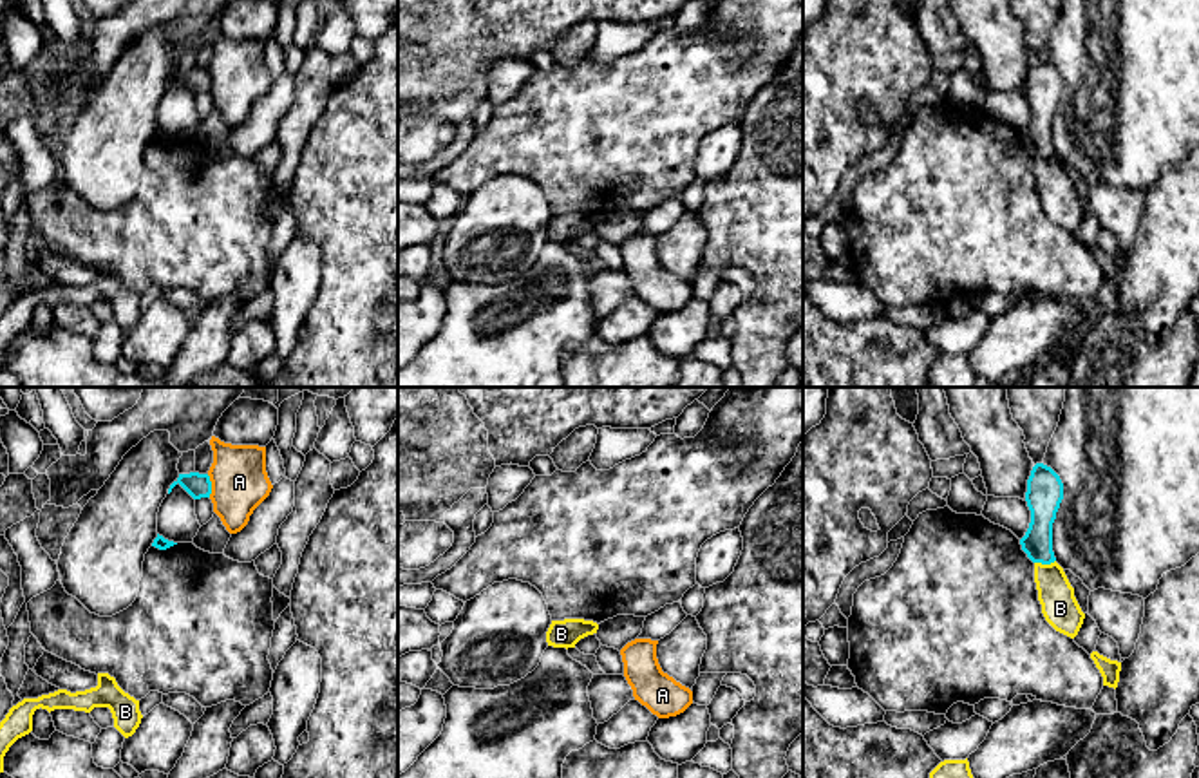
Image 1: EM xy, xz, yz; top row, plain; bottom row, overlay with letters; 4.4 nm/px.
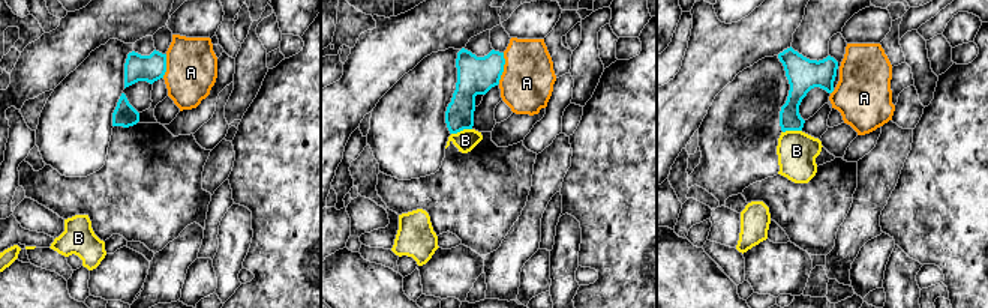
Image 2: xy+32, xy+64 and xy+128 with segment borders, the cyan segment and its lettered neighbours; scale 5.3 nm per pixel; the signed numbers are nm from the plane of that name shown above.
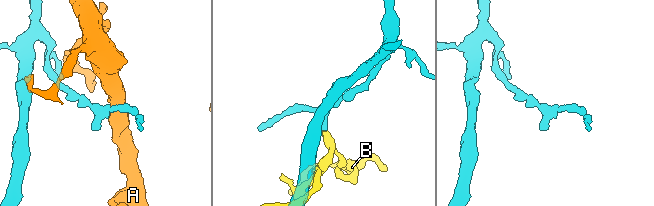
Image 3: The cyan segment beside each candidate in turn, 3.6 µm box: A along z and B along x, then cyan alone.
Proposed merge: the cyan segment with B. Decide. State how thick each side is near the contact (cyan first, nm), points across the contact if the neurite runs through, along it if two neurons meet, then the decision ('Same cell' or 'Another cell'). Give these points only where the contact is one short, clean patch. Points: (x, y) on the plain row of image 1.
Thickness 140 nm (cyan) against 160 nm. Boundary: yz (1055, 154), (1035, 158). Another cell

